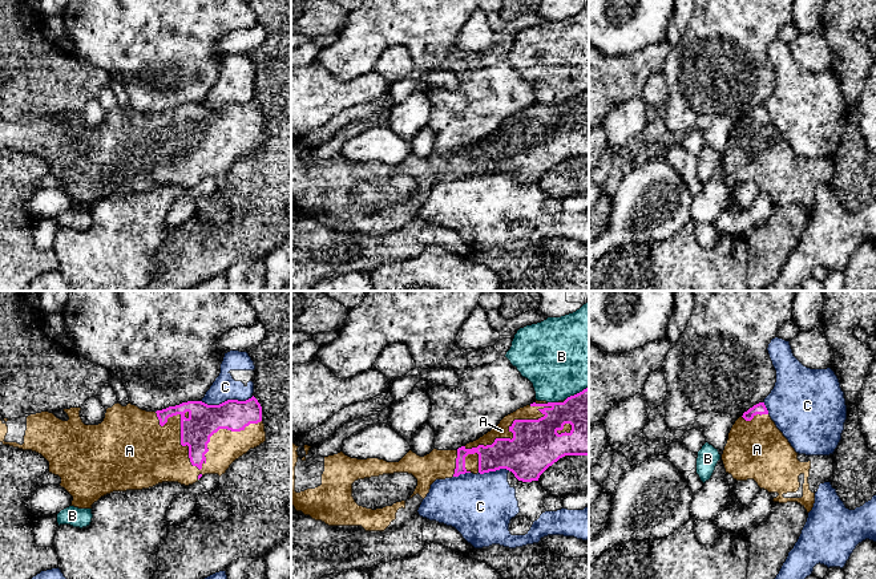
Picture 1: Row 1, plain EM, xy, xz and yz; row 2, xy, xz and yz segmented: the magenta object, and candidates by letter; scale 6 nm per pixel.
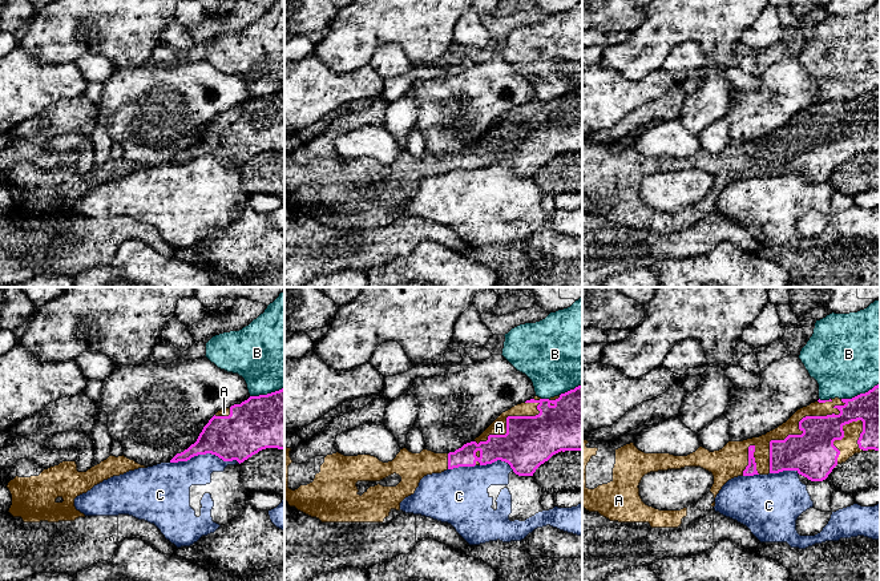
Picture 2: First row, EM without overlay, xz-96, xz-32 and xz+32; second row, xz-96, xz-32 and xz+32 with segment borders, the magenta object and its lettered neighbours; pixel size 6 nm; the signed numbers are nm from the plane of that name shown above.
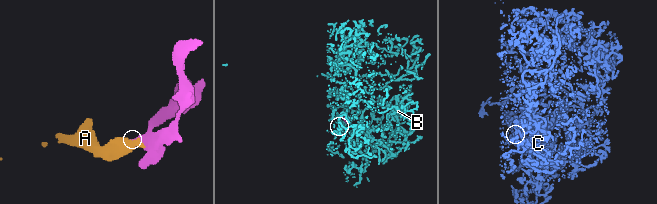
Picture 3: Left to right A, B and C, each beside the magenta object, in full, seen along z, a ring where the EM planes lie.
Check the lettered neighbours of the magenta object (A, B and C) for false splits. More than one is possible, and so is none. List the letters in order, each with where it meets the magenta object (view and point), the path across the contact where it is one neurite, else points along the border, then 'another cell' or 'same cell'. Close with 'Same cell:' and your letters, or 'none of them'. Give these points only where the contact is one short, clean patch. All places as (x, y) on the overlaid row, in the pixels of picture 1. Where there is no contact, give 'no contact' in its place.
A: xy (194, 465) | same cell
B: xz (553, 403) | another cell
C: xy (227, 400) | another cell
Same cell: A

